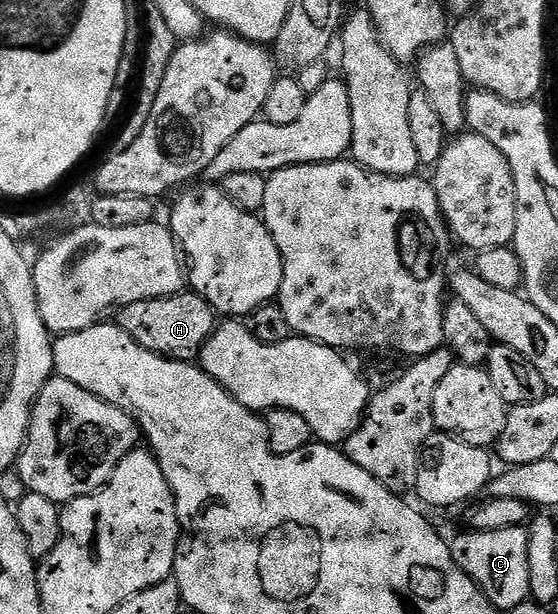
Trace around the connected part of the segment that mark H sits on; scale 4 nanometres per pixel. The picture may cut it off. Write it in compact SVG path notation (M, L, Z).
M185 289L176 295L134 301L117 312L115 323L123 329L123 333L127 333L127 337L131 337L131 341L135 341L135 345L162 355L164 359L193 363L200 356L209 335L217 330L219 316L203 297Z

